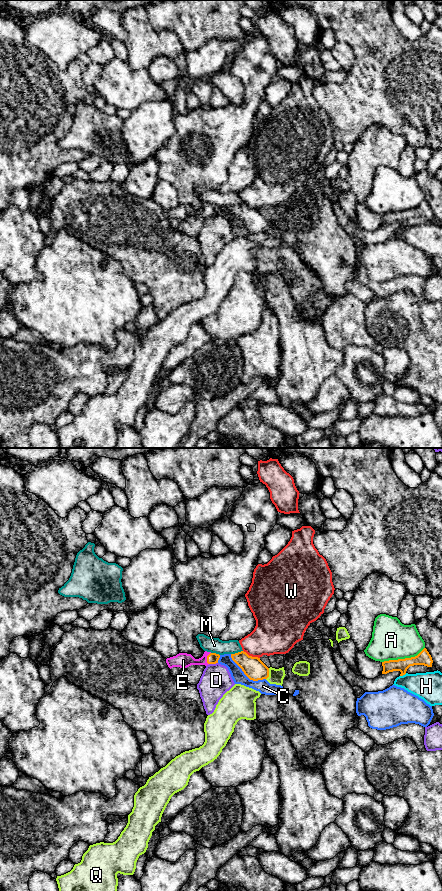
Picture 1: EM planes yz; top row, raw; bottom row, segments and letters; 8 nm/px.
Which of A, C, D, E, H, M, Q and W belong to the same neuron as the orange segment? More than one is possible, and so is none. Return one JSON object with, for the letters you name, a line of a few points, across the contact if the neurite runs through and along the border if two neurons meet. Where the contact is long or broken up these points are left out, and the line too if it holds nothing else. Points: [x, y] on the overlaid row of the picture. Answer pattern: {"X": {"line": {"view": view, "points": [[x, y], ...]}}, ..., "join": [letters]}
{"E": {"line": {"view": "yz", "points": [[212, 658], [207, 658], [202, 661], [183, 660]]}}, "join": ["E"]}

